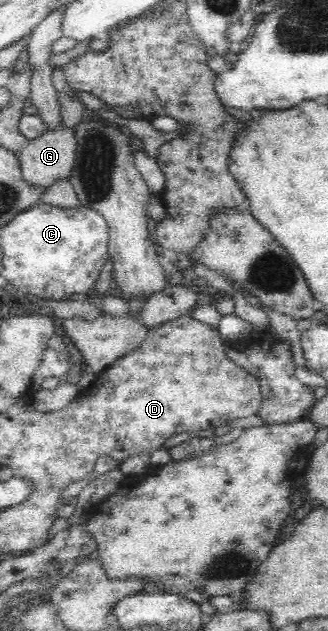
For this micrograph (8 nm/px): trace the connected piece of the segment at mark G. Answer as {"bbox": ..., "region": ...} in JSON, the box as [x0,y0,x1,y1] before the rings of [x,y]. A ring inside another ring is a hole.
{"bbox":[18,126,76,185],"region":[[[46,126],[41,136],[29,138],[18,151],[25,180],[52,185],[58,178],[66,178],[76,148],[72,128]]]}

